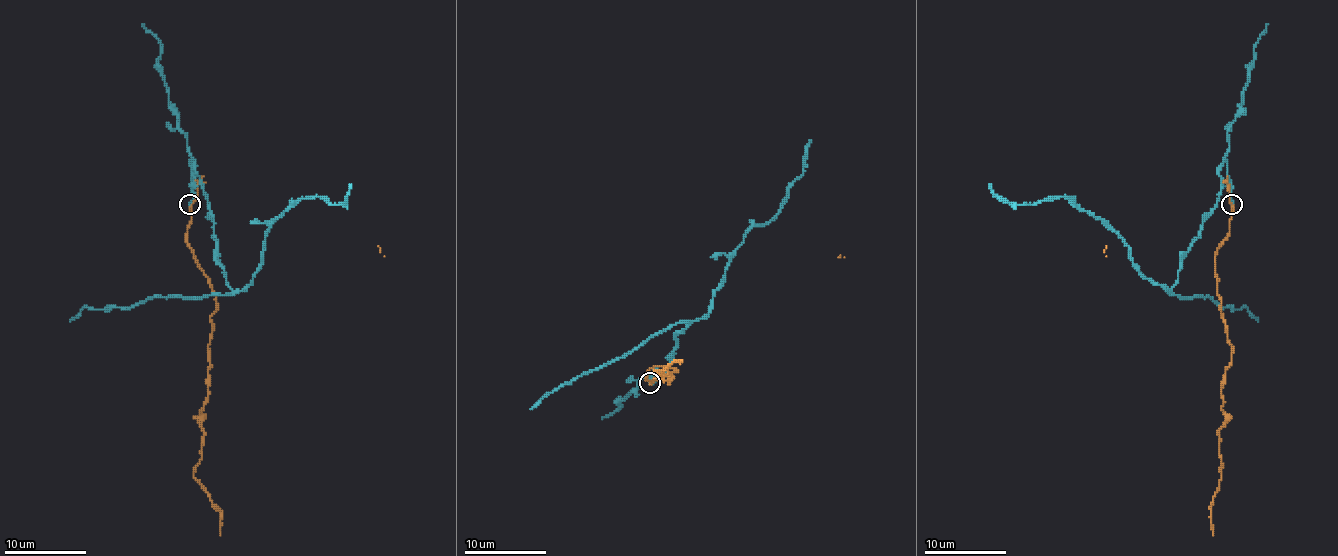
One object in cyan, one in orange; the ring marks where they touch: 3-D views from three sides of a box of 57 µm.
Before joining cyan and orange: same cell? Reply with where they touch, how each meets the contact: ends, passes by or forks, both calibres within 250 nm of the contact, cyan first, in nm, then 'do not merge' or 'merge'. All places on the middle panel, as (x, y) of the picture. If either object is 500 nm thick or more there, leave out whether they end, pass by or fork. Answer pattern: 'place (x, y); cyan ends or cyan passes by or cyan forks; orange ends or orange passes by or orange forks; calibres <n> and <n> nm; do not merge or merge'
place (650, 383); cyan ends; orange passes by; calibres 150 and 180 nm; do not merge

